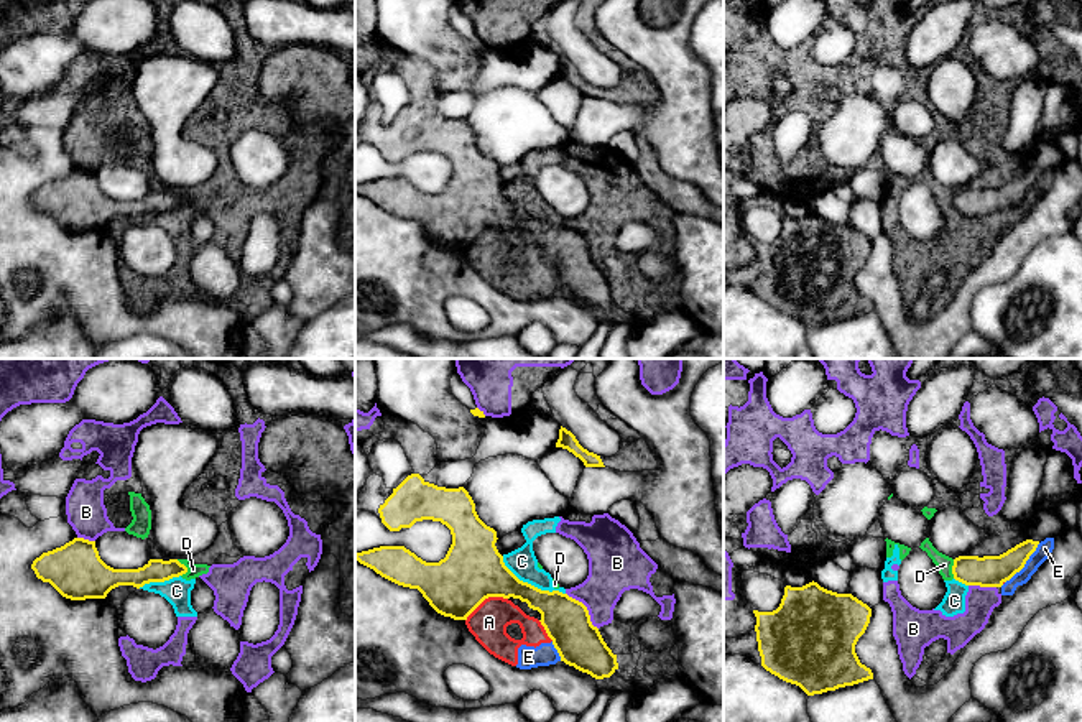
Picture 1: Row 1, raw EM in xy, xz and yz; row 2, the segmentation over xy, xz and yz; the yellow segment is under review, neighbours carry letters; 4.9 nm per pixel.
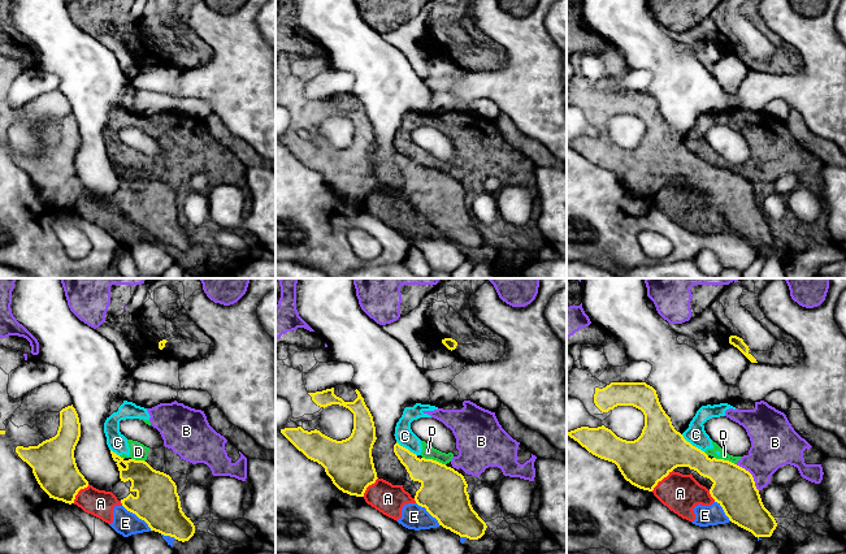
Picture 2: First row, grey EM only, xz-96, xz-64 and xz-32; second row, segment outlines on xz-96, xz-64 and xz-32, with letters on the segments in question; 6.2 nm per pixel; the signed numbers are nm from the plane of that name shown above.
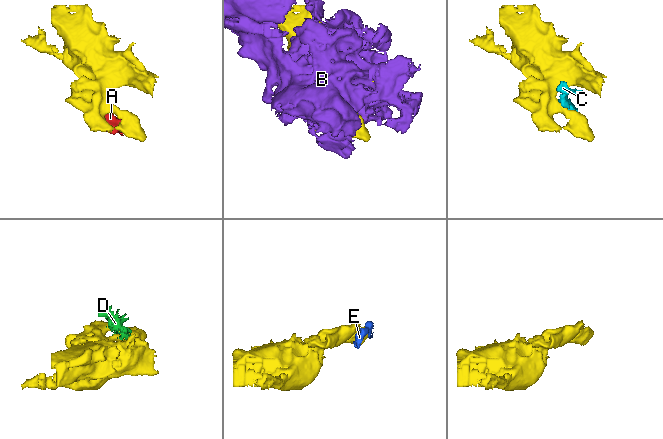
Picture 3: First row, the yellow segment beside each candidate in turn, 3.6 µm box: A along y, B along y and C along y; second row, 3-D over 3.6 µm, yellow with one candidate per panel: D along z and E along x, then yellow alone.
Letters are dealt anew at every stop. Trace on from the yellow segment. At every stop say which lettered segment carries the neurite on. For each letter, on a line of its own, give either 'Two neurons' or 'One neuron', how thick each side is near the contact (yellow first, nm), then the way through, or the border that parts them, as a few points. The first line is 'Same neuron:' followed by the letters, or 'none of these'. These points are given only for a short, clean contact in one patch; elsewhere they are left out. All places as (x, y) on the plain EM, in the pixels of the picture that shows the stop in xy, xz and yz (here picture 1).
Same neuron: none of these
A: Two neurons. Thickness 300 nm (yellow) against 180 nm
B: Two neurons. Thickness 220 nm (yellow) against 260 nm
C: Two neurons. Thickness 260 nm (yellow) against 140 nm. Boundary: xz (502, 188), (520, 211), (564, 226)
D: Two neurons. Thickness 110 nm (yellow) against 70 nm. Boundary: xy (176, 191), (186, 199), (181, 208)
E: Two neurons. Thickness 160 nm (yellow) against 80 nm. Boundary: yz (1040, 175), (1026, 194), (1000, 217)

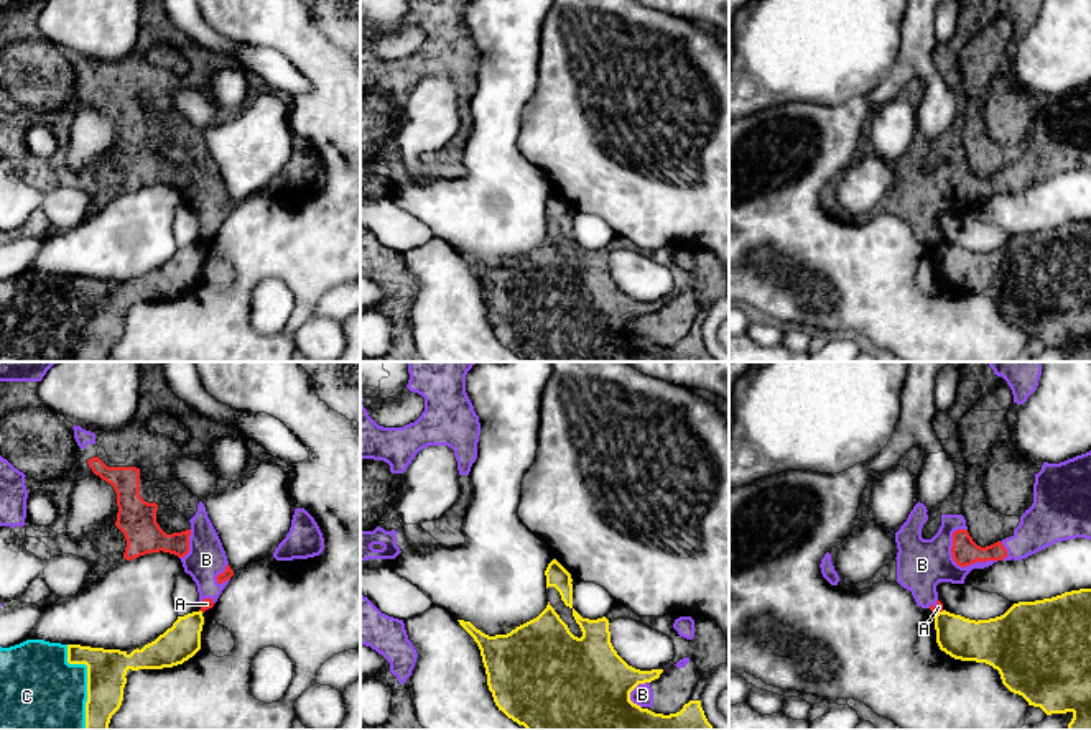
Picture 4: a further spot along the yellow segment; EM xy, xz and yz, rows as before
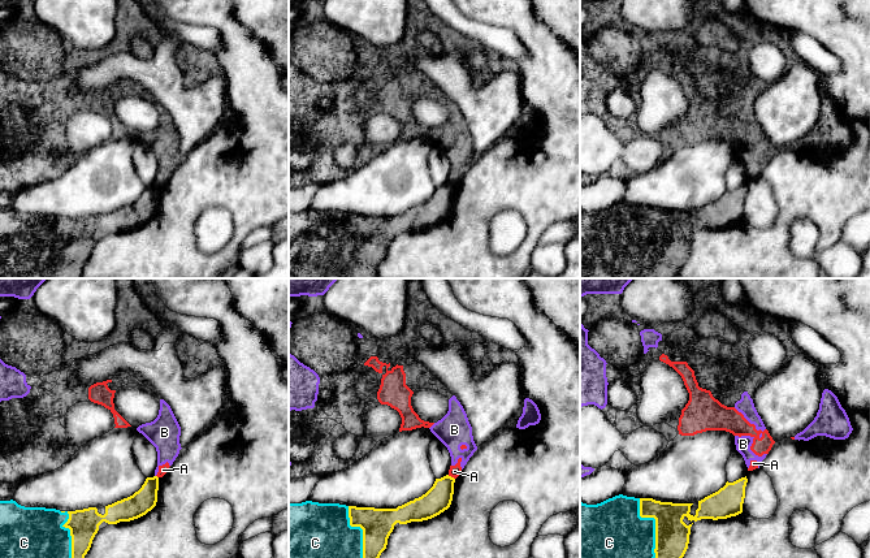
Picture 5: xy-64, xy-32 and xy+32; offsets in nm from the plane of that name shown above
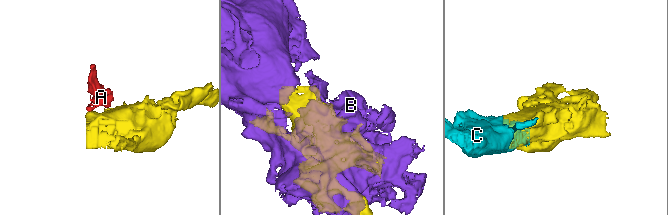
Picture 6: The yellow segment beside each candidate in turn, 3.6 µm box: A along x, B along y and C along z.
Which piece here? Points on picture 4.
Same neuron: C
A: Two neurons. Thickness 200 nm (yellow) against 40 nm
B: Two neurons. Thickness 500 nm (yellow) against 100 nm
C: One neuron. Thickness 190 nm (yellow) against 420 nm

